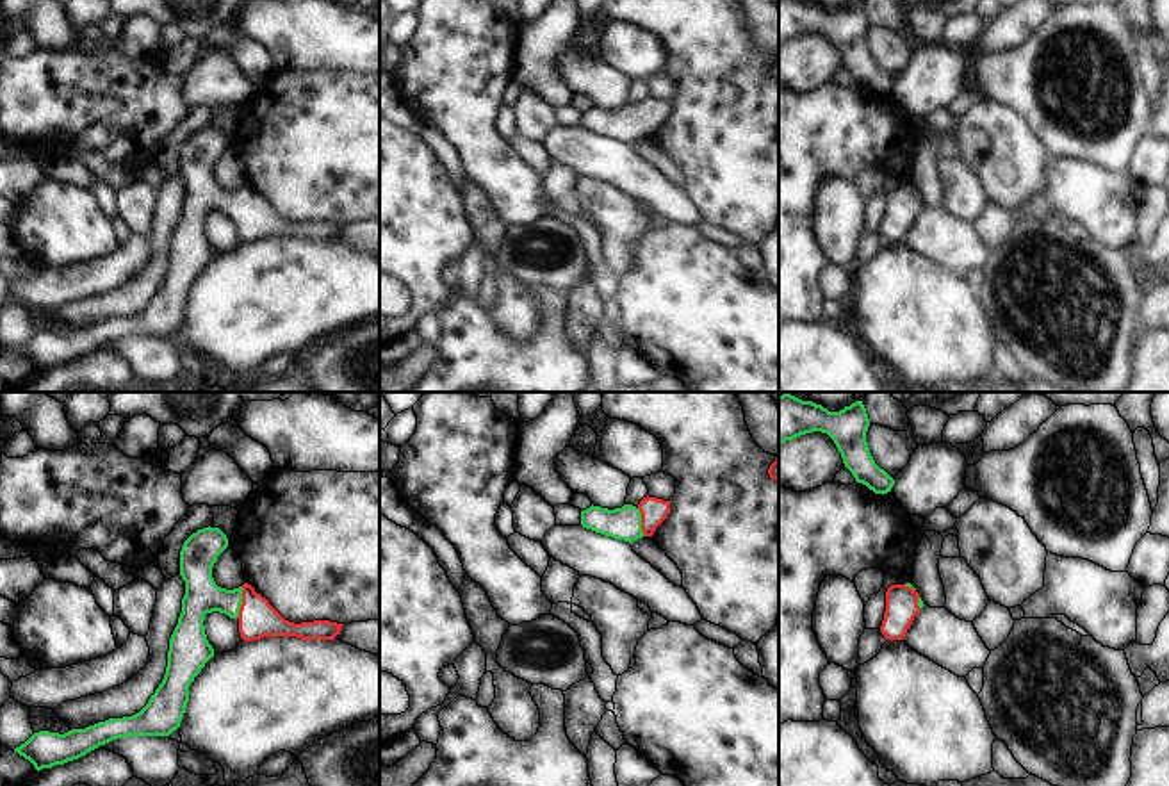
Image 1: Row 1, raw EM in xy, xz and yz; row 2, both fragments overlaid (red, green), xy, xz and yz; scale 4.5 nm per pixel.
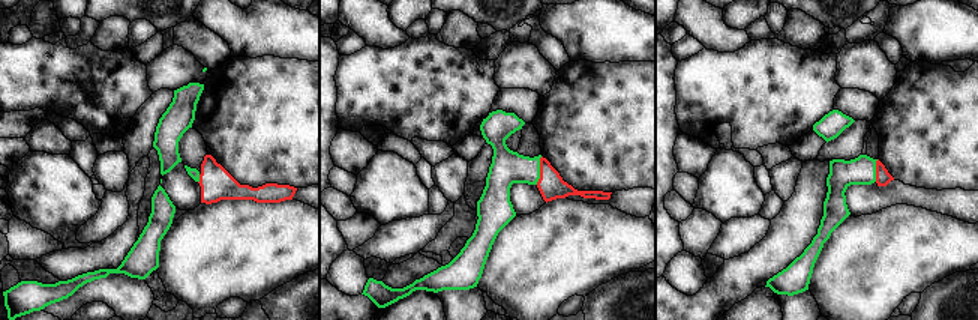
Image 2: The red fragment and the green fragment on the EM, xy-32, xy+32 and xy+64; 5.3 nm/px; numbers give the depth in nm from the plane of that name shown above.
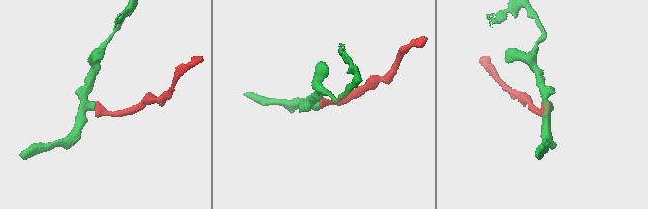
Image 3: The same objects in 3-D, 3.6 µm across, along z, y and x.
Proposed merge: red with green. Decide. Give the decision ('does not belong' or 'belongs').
belongs

